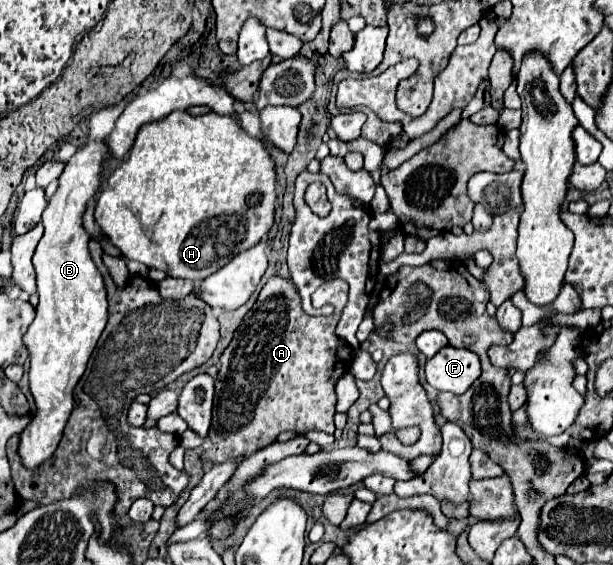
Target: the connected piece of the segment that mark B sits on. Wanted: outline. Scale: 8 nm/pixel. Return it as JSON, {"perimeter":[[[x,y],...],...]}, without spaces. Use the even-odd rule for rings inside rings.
{"perimeter":[[[103,140],[91,142],[81,148],[65,166],[59,188],[47,202],[41,224],[45,228],[33,256],[37,274],[39,304],[35,320],[27,328],[23,342],[29,350],[29,390],[35,400],[35,414],[27,428],[19,434],[19,458],[27,470],[39,468],[57,450],[63,428],[75,406],[73,388],[83,376],[89,356],[97,346],[97,340],[107,324],[107,294],[105,284],[95,268],[87,242],[89,234],[81,226],[85,204],[95,196],[99,188],[99,176],[107,148]]]}

